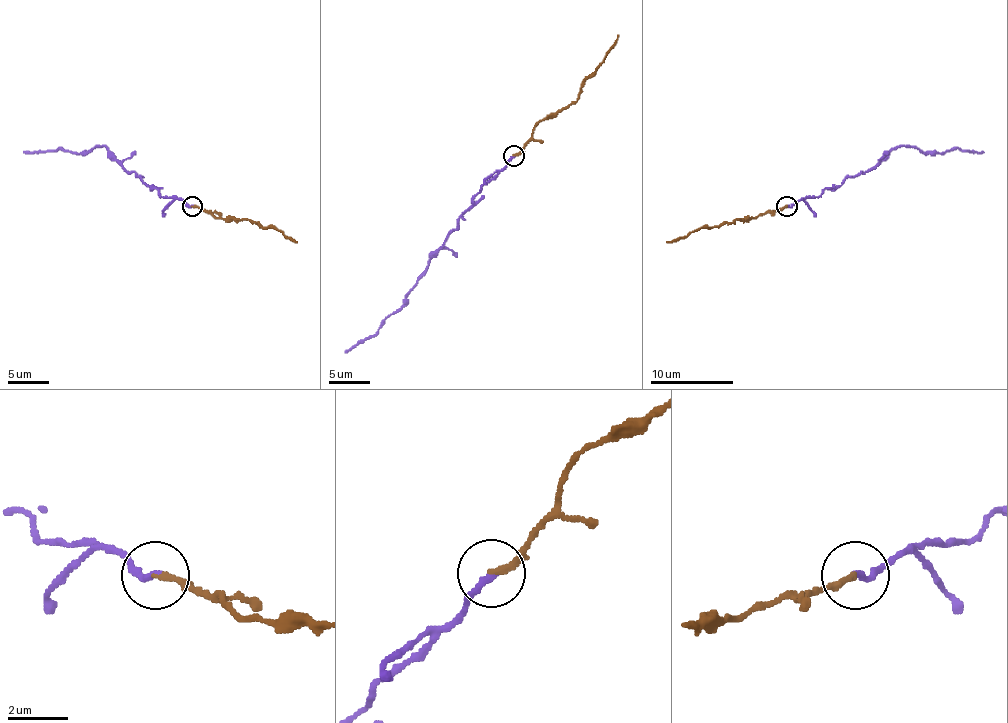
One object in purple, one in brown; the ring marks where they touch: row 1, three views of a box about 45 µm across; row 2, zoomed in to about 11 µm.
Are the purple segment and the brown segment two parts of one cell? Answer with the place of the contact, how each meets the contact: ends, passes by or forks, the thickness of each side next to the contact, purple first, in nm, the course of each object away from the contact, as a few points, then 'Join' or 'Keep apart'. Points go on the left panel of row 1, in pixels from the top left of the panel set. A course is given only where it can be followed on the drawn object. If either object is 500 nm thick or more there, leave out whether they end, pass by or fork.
Place: (192, 206). At the ring purple ends. At the ring brown ends. Thickness 220 nm (purple) against 200 nm. Course of purple: (193, 205), (174, 197), (162, 197), (155, 189), (124, 168), (104, 145), (79, 154), (54, 149), (23, 152). Course of brown: (193, 205), (217, 218), (271, 226), (296, 243). Join

